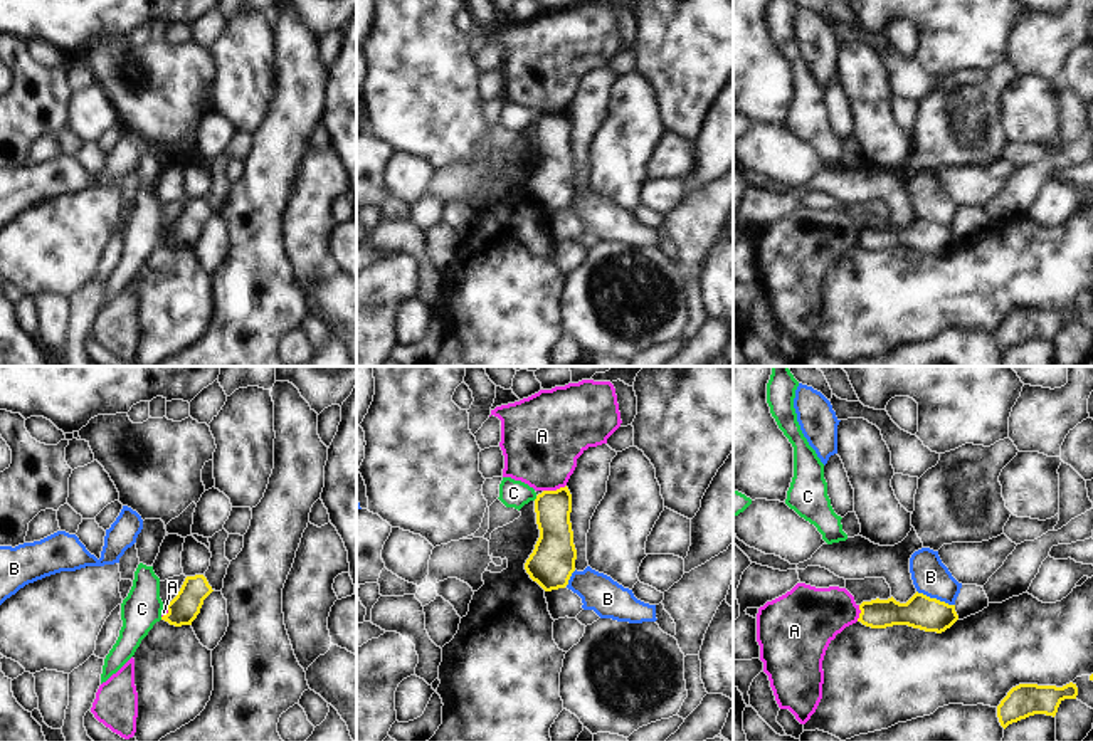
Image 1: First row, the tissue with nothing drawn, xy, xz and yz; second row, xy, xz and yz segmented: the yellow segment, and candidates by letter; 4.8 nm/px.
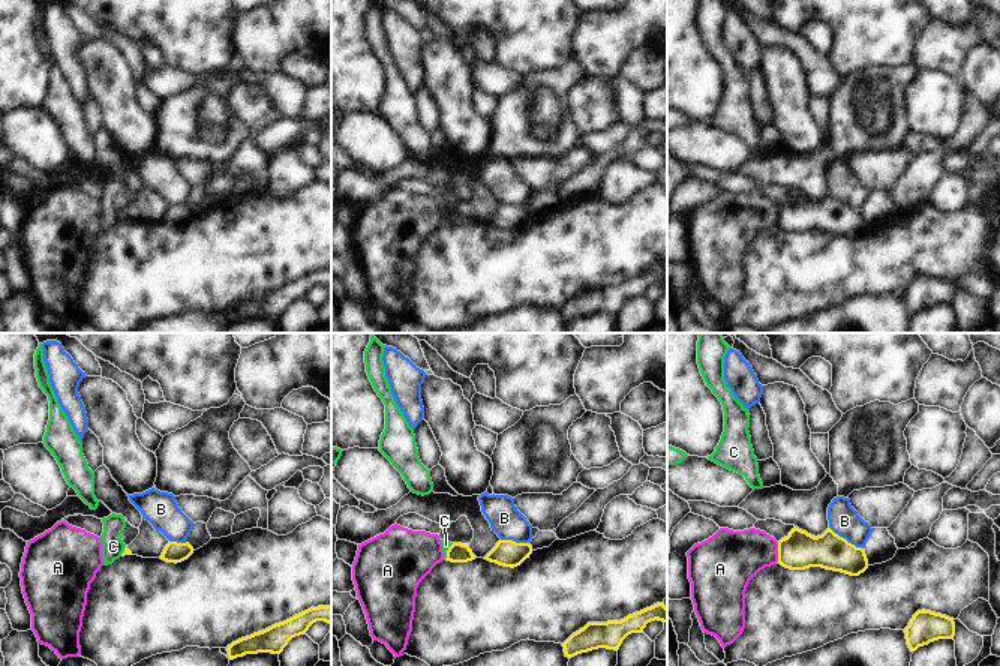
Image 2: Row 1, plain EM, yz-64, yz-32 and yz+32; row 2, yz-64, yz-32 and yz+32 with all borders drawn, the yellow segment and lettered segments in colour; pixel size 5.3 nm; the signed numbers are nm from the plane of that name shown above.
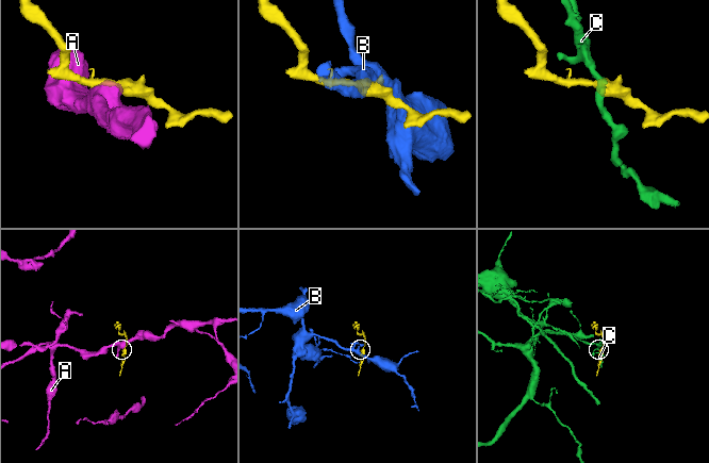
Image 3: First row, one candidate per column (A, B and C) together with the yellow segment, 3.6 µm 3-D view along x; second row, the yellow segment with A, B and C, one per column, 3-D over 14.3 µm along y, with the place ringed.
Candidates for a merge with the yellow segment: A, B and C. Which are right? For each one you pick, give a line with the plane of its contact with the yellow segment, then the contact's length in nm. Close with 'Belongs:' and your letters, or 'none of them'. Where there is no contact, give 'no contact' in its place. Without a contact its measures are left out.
Belongs: none of them

